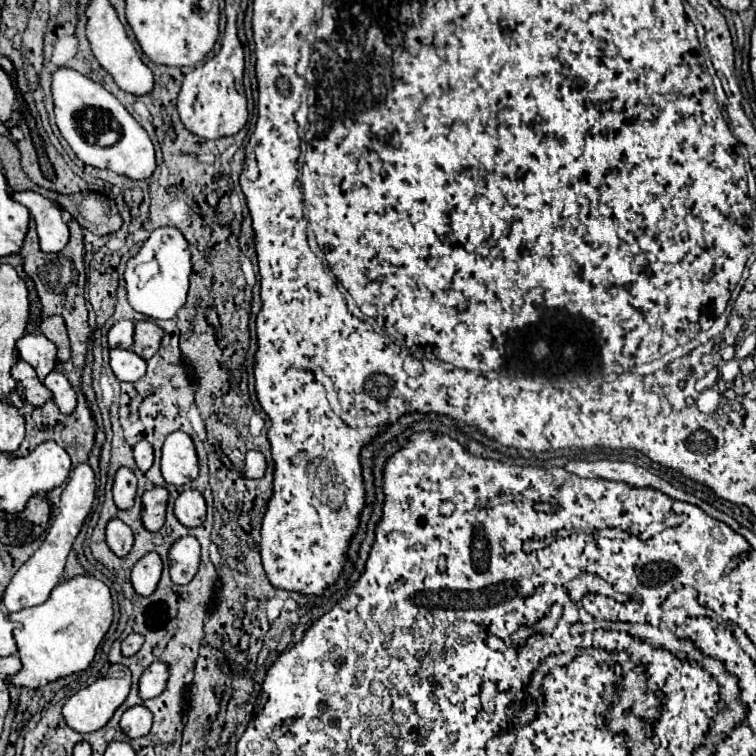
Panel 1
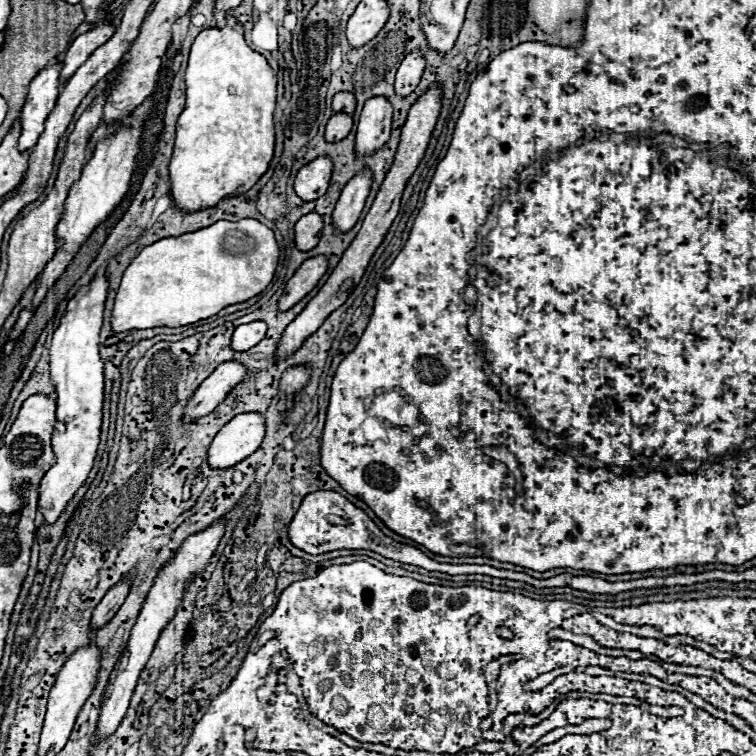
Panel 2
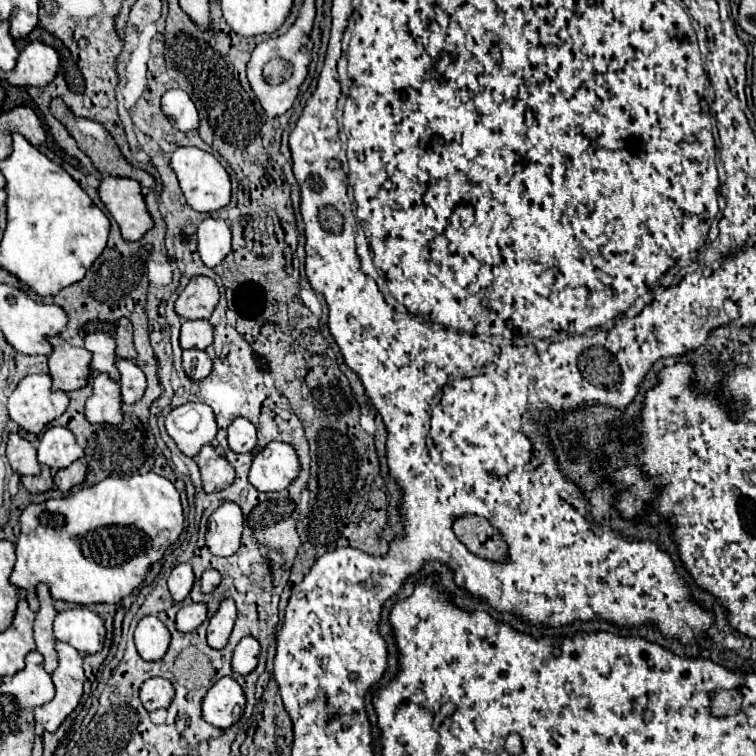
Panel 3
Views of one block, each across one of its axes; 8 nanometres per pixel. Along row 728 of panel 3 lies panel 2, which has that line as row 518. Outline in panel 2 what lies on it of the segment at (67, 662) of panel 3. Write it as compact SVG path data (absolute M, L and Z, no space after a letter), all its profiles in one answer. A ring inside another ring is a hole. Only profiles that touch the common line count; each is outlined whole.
M106 276L94 278L82 286L78 294L68 302L58 328L54 330L50 346L50 378L56 388L56 420L66 426L64 432L54 430L52 450L56 462L48 468L40 484L40 508L48 524L56 522L60 512L66 508L74 492L86 482L94 464L100 424L102 424L102 400L104 400L104 364L98 354L102 310L108 292Z

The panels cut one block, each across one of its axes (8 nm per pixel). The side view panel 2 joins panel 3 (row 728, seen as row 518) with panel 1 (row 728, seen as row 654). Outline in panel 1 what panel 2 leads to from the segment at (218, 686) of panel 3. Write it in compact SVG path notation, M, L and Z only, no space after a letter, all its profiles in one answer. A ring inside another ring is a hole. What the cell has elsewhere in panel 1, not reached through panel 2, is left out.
M144 706L128 708L120 718L120 728L128 738L146 736L152 728L152 712Z

